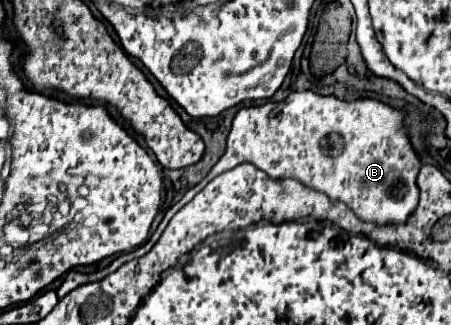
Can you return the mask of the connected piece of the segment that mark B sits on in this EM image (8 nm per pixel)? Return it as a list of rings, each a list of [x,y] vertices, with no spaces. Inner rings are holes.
[[[308,89],[292,91],[280,103],[268,101],[266,105],[260,105],[260,107],[242,107],[232,121],[232,129],[228,135],[228,147],[224,155],[218,159],[218,163],[210,169],[210,173],[200,183],[189,189],[180,201],[166,210],[150,240],[134,252],[119,255],[107,267],[93,273],[70,271],[66,279],[62,281],[62,285],[58,287],[58,297],[62,299],[66,293],[70,293],[72,289],[84,283],[100,281],[124,263],[148,253],[160,238],[170,219],[186,203],[190,202],[208,181],[212,181],[216,175],[228,169],[234,169],[240,163],[252,163],[276,181],[296,179],[304,187],[326,193],[330,201],[344,203],[362,221],[374,223],[378,227],[406,223],[412,211],[416,211],[416,203],[420,199],[416,175],[422,167],[422,159],[410,143],[406,115],[408,113],[404,109],[396,109],[376,99],[362,97],[355,101],[345,101],[332,95],[317,95]],[[329,132],[332,135],[332,141],[338,139],[338,147],[342,149],[342,153],[336,155],[336,149],[332,149],[332,145],[328,145],[326,149],[324,137]]]

